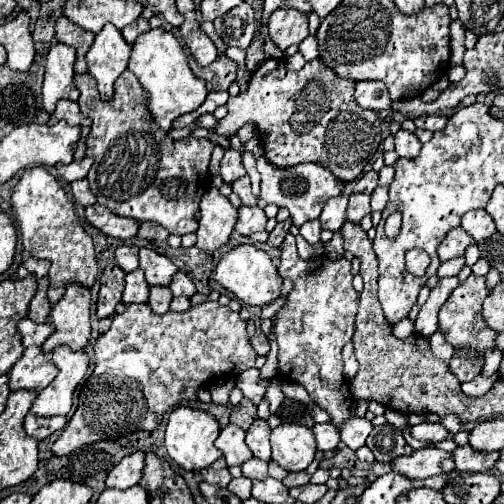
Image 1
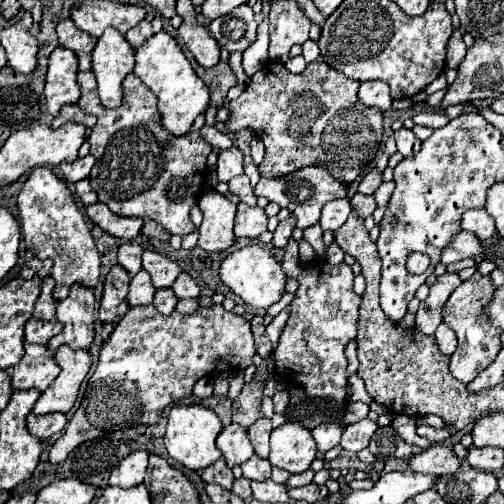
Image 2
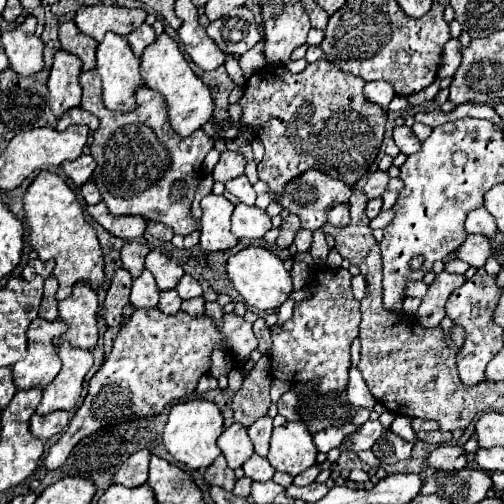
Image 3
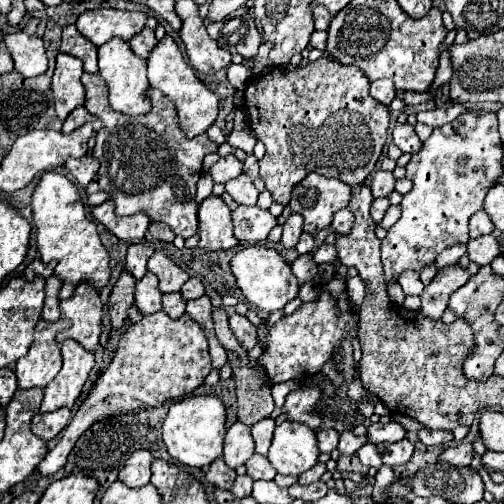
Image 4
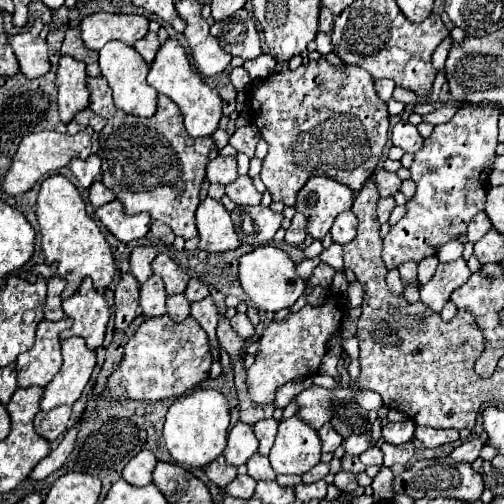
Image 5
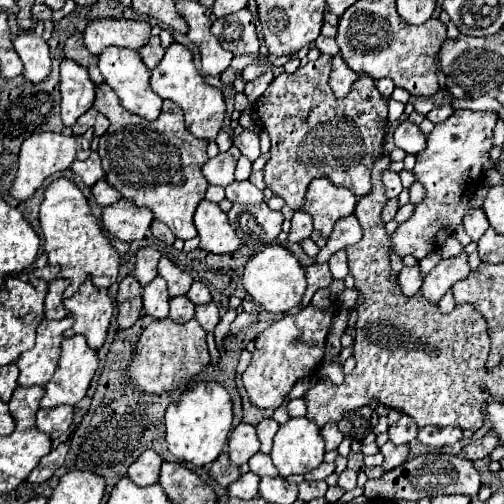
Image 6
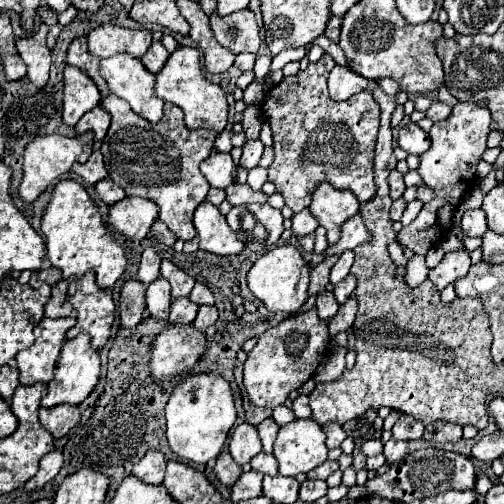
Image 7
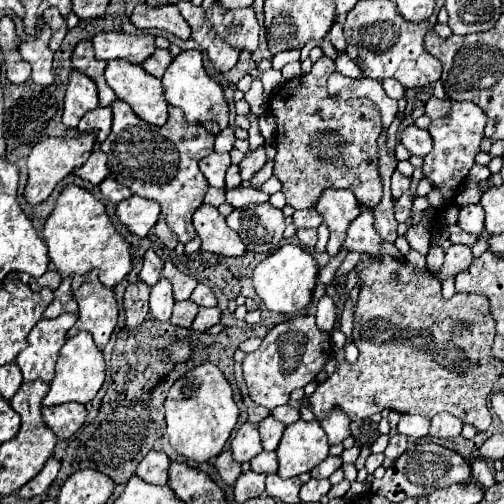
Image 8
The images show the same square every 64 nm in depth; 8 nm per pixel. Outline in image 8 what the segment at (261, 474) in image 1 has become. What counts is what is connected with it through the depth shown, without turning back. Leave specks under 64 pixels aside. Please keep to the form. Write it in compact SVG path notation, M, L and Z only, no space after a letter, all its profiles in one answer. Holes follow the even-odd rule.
M260 452L258 456L254 456L250 460L250 464L252 464L254 472L262 472L262 474L276 474L278 472L276 452Z

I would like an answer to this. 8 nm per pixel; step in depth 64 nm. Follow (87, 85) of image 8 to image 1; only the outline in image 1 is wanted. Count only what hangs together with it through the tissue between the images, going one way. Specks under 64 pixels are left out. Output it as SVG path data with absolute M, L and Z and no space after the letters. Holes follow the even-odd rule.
M62 42L52 44L50 52L46 56L46 72L44 72L44 82L42 82L42 100L44 100L44 110L48 114L54 112L56 102L66 98L66 100L78 100L78 90L74 86L74 48L66 46Z

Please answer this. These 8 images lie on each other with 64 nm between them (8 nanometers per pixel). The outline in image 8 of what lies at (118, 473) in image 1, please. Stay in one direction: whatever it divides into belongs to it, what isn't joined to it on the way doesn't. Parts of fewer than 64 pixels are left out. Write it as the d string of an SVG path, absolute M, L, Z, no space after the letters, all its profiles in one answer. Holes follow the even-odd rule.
M148 452L144 460L136 468L136 476L146 480L148 484L166 484L168 480L170 458L164 452Z

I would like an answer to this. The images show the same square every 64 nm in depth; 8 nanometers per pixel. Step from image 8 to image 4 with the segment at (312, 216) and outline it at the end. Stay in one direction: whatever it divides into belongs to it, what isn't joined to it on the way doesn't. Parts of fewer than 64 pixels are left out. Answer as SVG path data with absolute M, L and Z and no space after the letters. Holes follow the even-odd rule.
M290 214L284 222L284 232L282 232L282 238L280 238L280 244L284 248L294 248L300 234L302 234L302 216L300 214Z

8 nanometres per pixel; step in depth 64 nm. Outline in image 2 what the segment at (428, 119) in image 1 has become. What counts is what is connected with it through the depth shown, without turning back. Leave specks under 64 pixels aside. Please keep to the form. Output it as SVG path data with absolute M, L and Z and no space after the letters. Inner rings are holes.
M432 110L432 112L420 112L414 116L414 124L418 126L428 126L428 128L442 128L450 122L450 118L442 110Z

